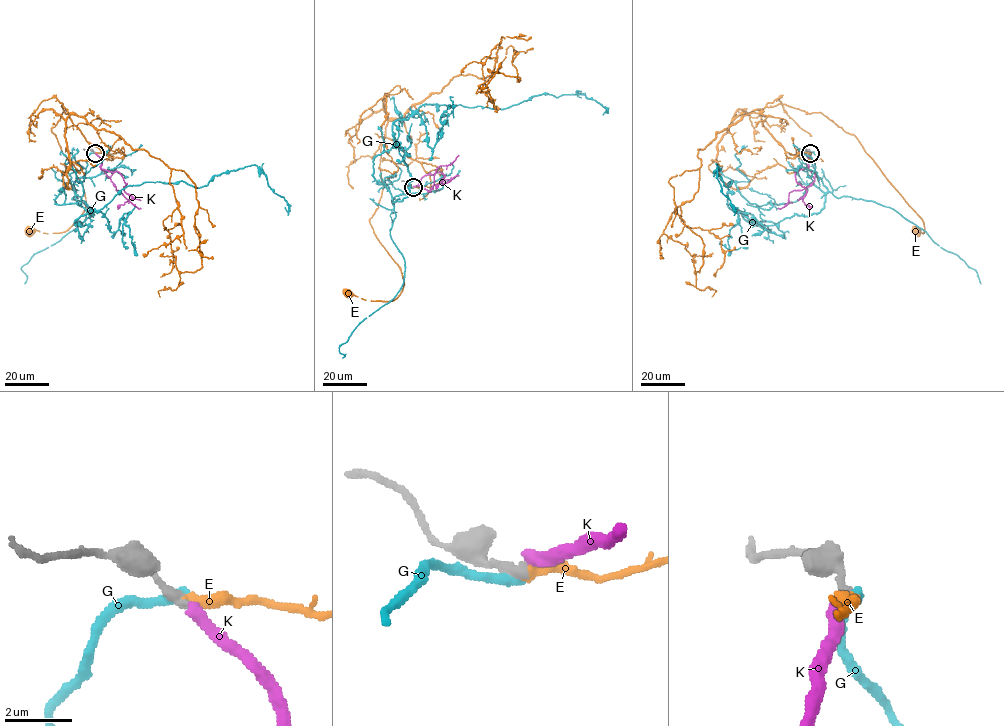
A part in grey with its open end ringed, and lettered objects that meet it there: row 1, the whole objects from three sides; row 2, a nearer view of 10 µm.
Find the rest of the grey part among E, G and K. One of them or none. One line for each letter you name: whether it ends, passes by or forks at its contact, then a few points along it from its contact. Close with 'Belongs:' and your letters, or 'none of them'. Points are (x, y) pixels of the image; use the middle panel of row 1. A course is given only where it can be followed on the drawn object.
E: it ends there; it runs (413, 187), (437, 184), (441, 170), (384, 138), (383, 190), (369, 223), (404, 286), (391, 301), (346, 293)
Belongs: E

